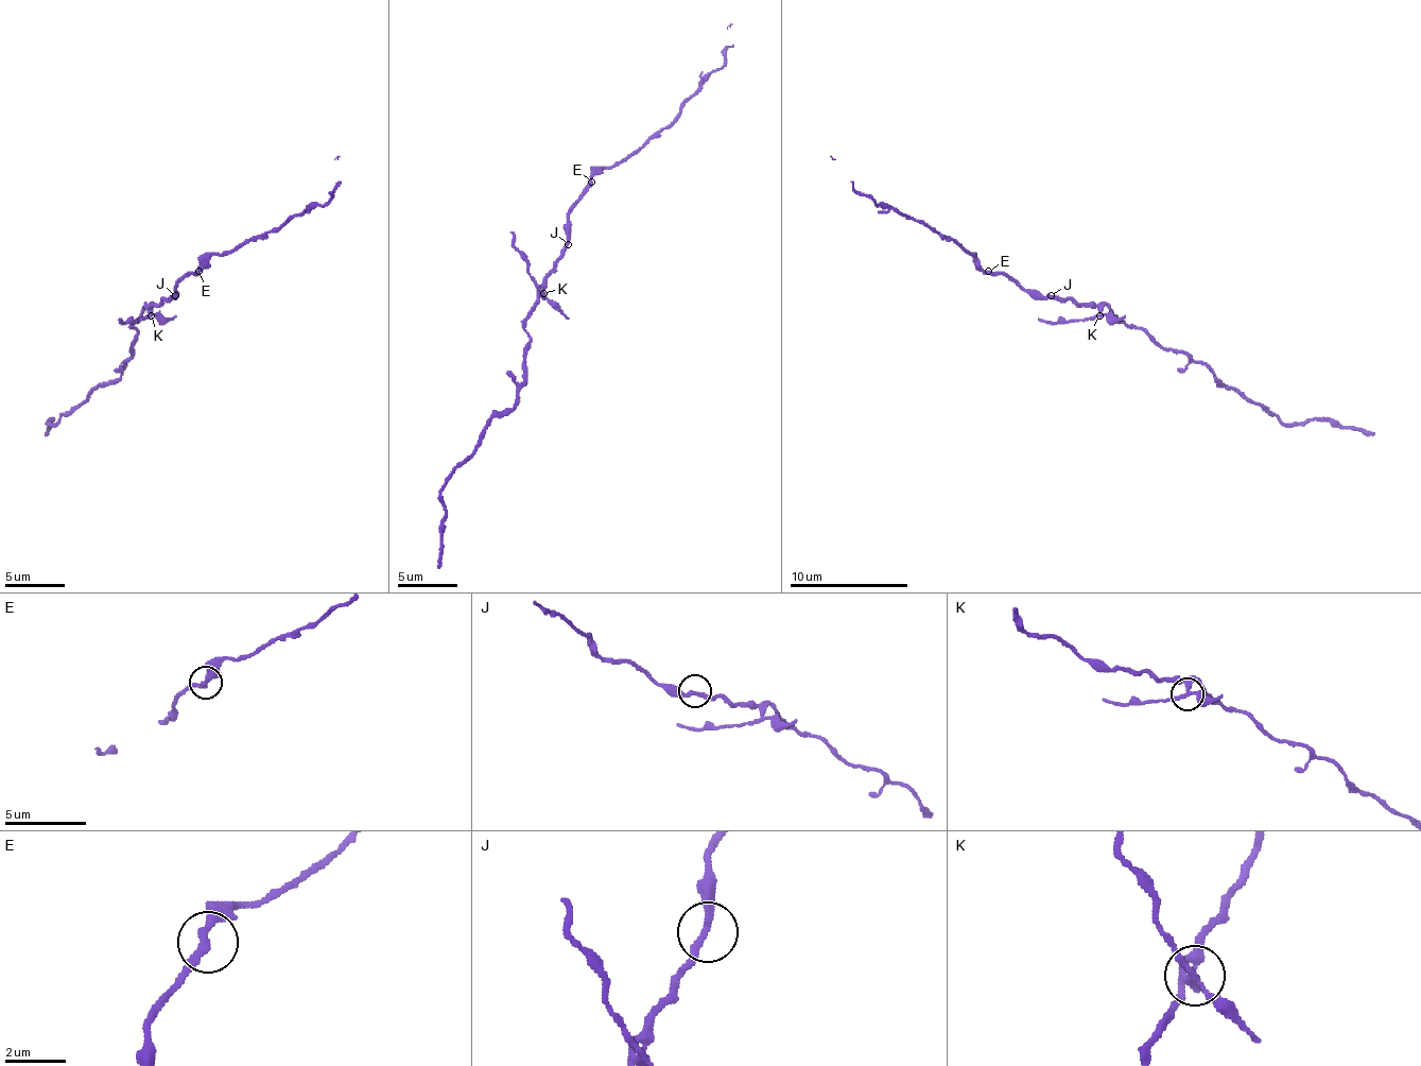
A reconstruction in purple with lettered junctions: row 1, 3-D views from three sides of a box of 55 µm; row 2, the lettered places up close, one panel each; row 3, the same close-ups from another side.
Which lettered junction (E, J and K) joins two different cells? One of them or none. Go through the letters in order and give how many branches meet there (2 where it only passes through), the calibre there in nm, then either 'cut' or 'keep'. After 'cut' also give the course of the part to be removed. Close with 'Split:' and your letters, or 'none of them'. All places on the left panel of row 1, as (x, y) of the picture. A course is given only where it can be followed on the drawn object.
E: branches 2; calibre 240 nm; keep
J: branches 2; calibre 240 nm; keep
K: branches 4; calibre 240 nm; cut; course (151, 315), (119, 319)
Split: K

